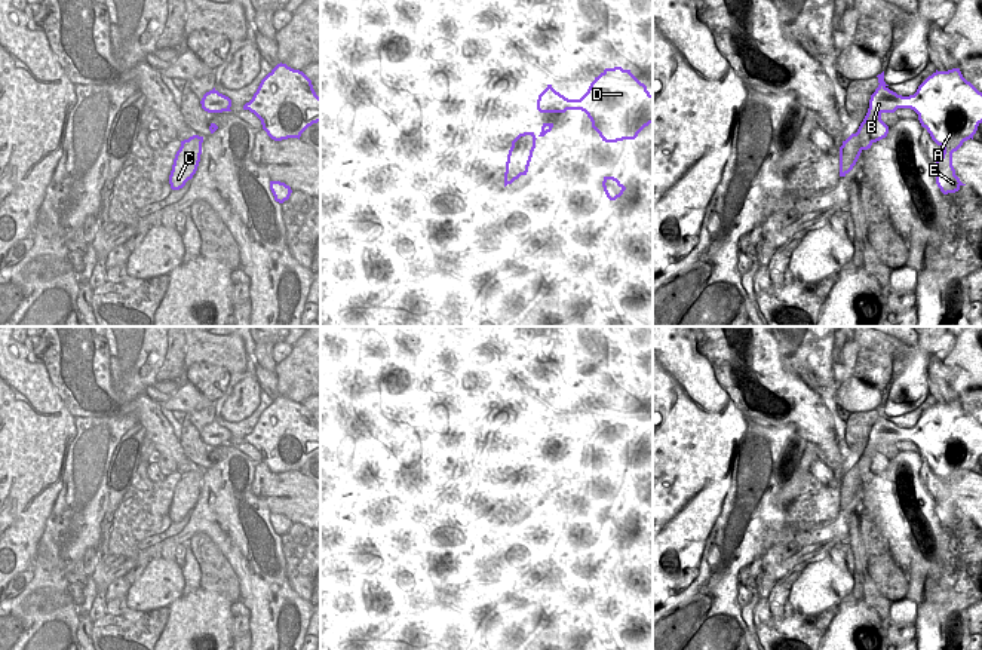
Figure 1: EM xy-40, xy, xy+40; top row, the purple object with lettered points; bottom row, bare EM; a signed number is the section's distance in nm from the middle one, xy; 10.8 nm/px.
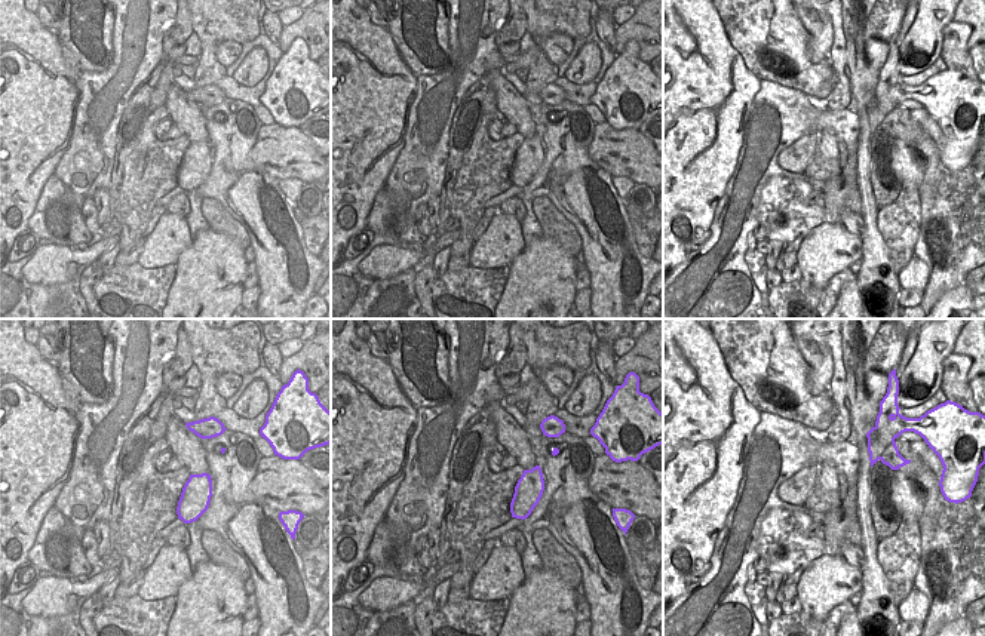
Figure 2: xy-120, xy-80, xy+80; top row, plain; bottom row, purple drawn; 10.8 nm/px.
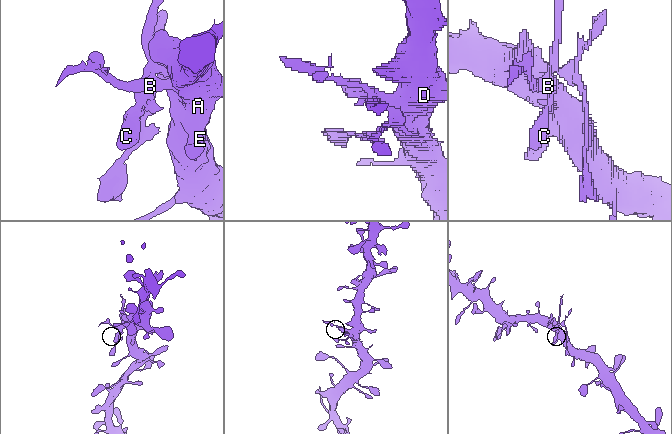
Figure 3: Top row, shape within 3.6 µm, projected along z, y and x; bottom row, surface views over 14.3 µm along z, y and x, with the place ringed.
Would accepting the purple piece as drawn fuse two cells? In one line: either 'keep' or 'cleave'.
cleave

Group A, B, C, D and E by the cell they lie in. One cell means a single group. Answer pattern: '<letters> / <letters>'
A D E / B C

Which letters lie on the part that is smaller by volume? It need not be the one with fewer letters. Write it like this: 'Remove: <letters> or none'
Remove: B, C

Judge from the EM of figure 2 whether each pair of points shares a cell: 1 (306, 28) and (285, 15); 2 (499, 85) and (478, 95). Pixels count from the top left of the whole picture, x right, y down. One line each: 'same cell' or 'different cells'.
1: different cells
2: different cells

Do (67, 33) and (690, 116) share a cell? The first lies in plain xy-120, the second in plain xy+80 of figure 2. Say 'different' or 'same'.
different

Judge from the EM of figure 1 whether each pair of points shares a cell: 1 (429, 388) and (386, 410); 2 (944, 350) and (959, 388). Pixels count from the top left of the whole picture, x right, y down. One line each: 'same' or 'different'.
1: different
2: different

